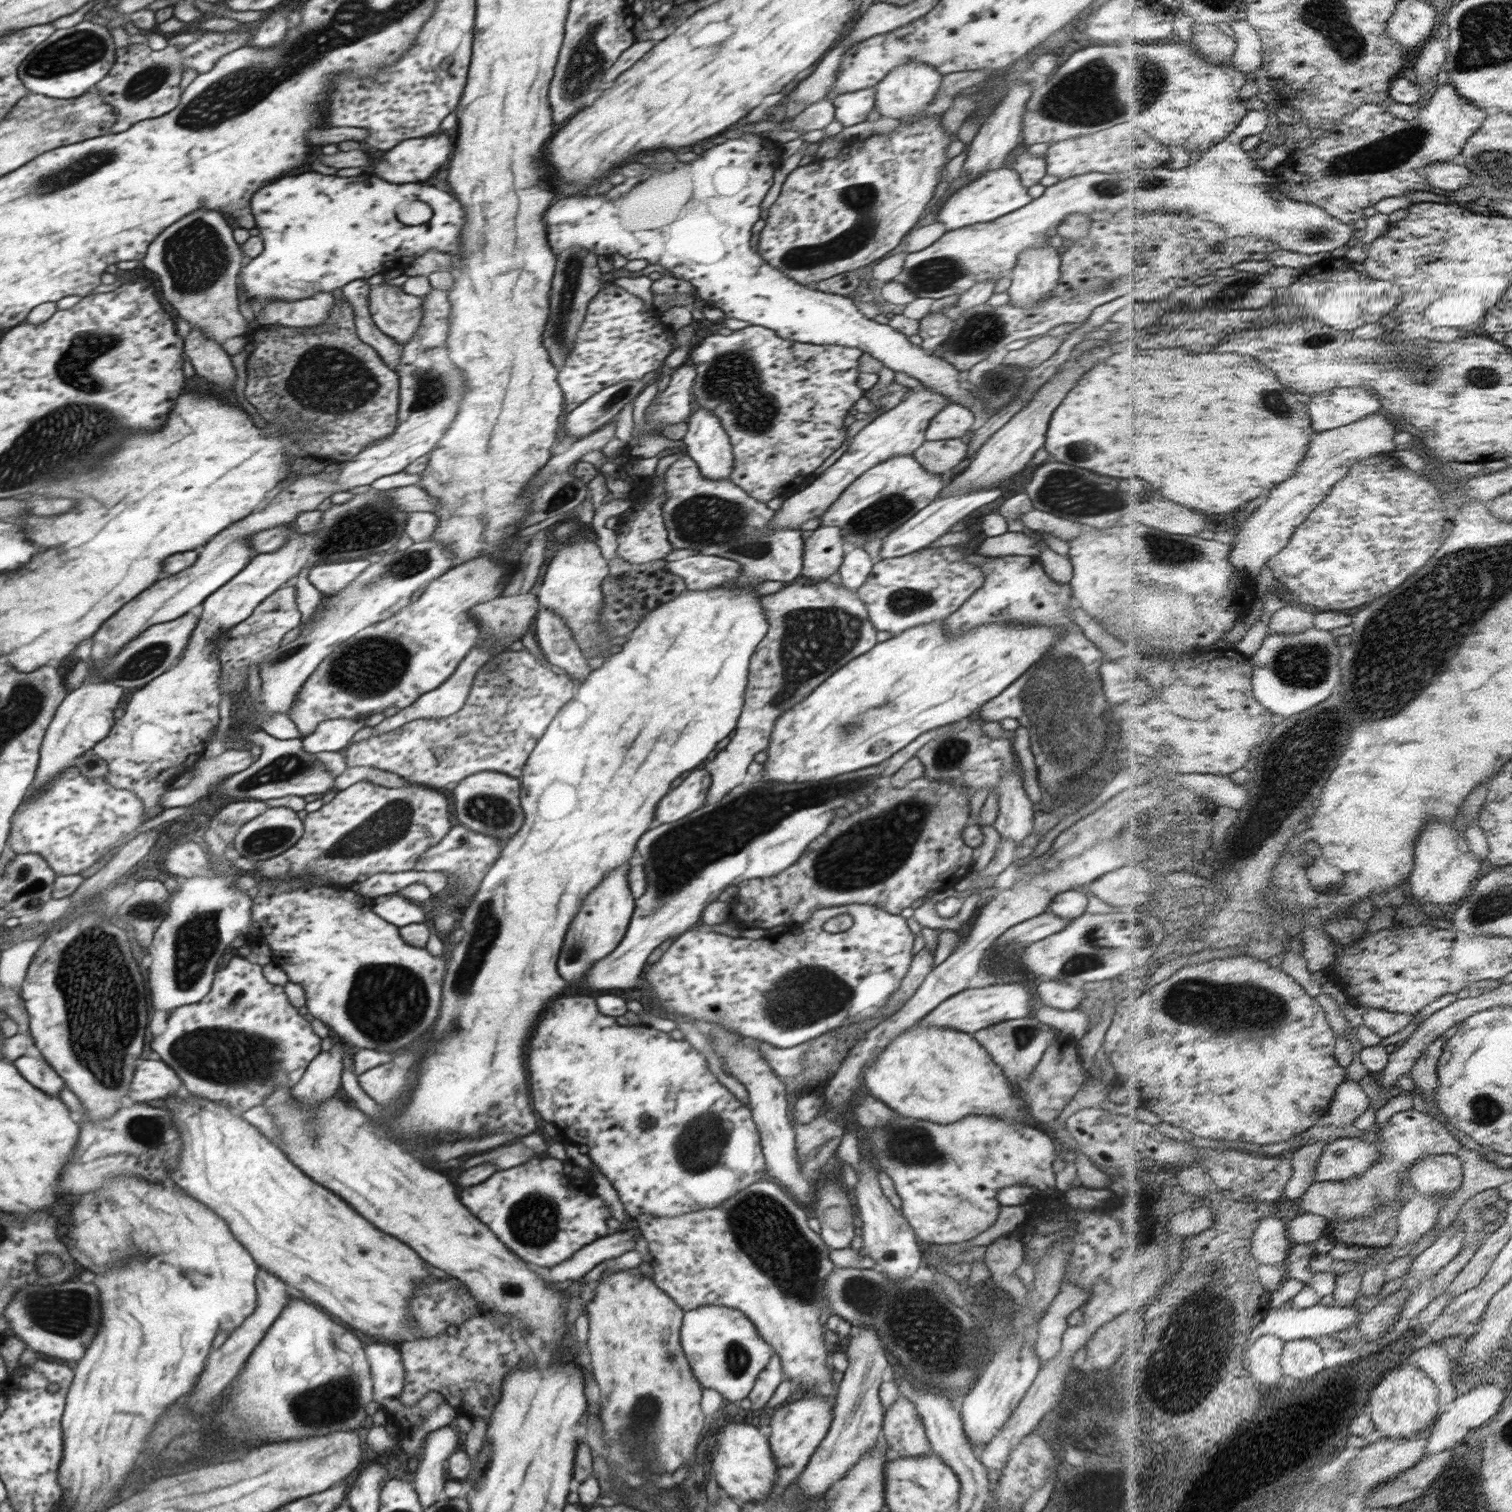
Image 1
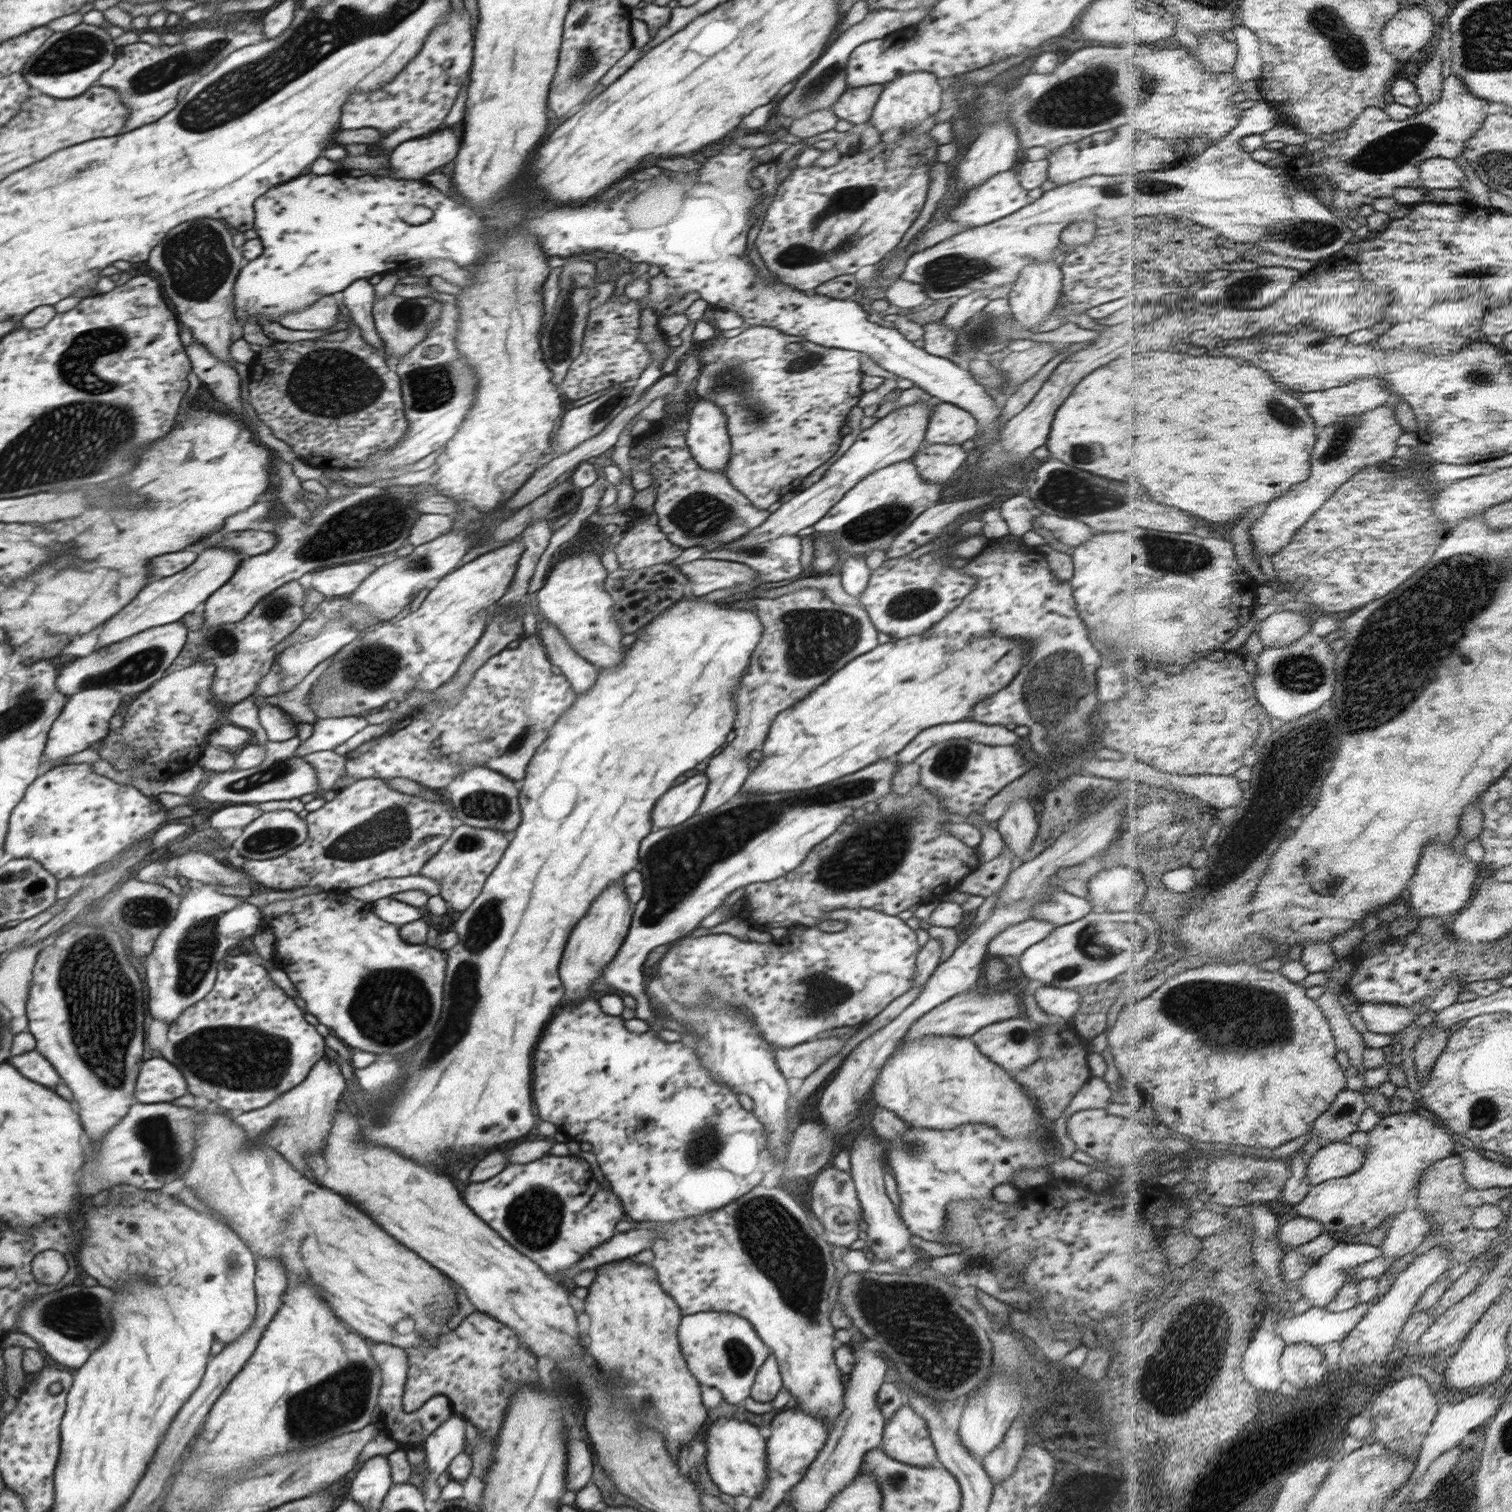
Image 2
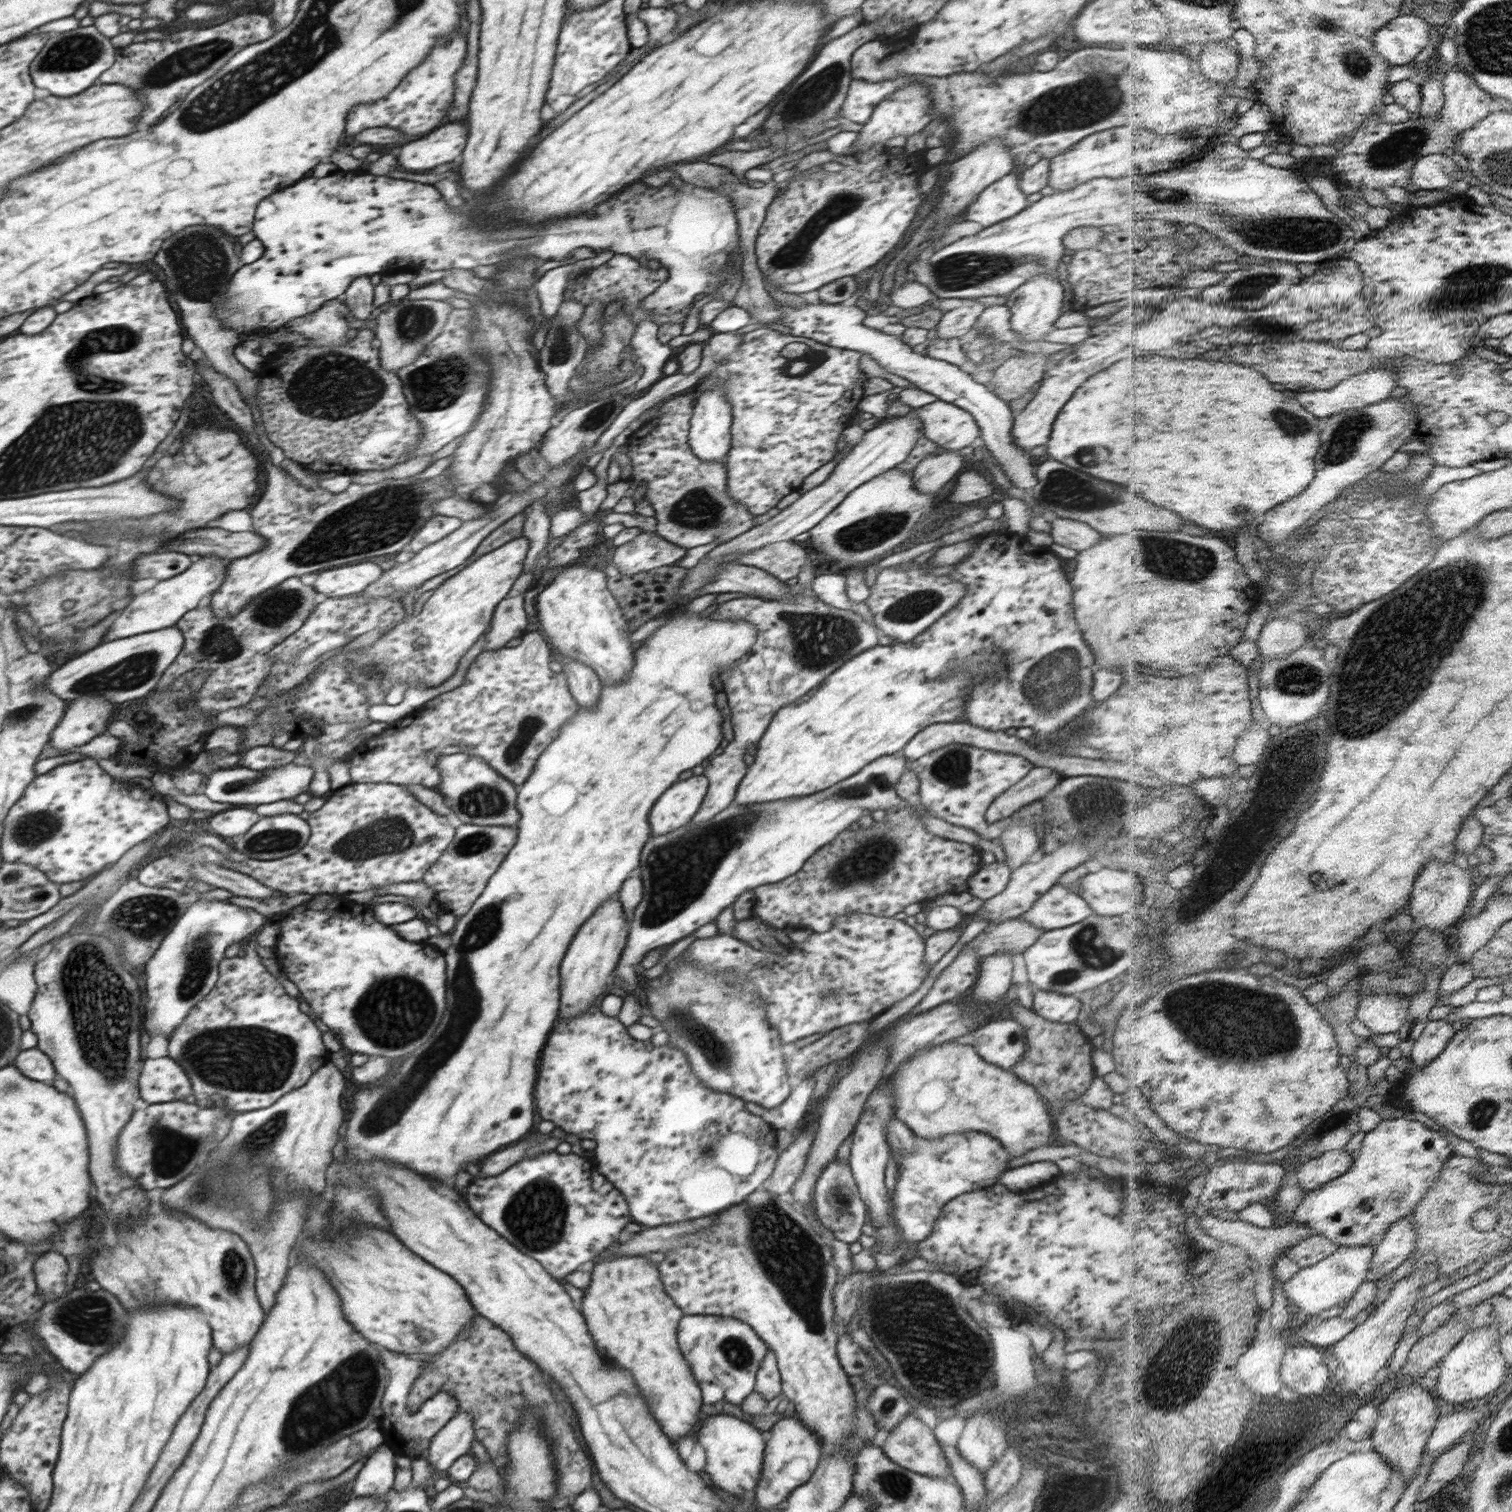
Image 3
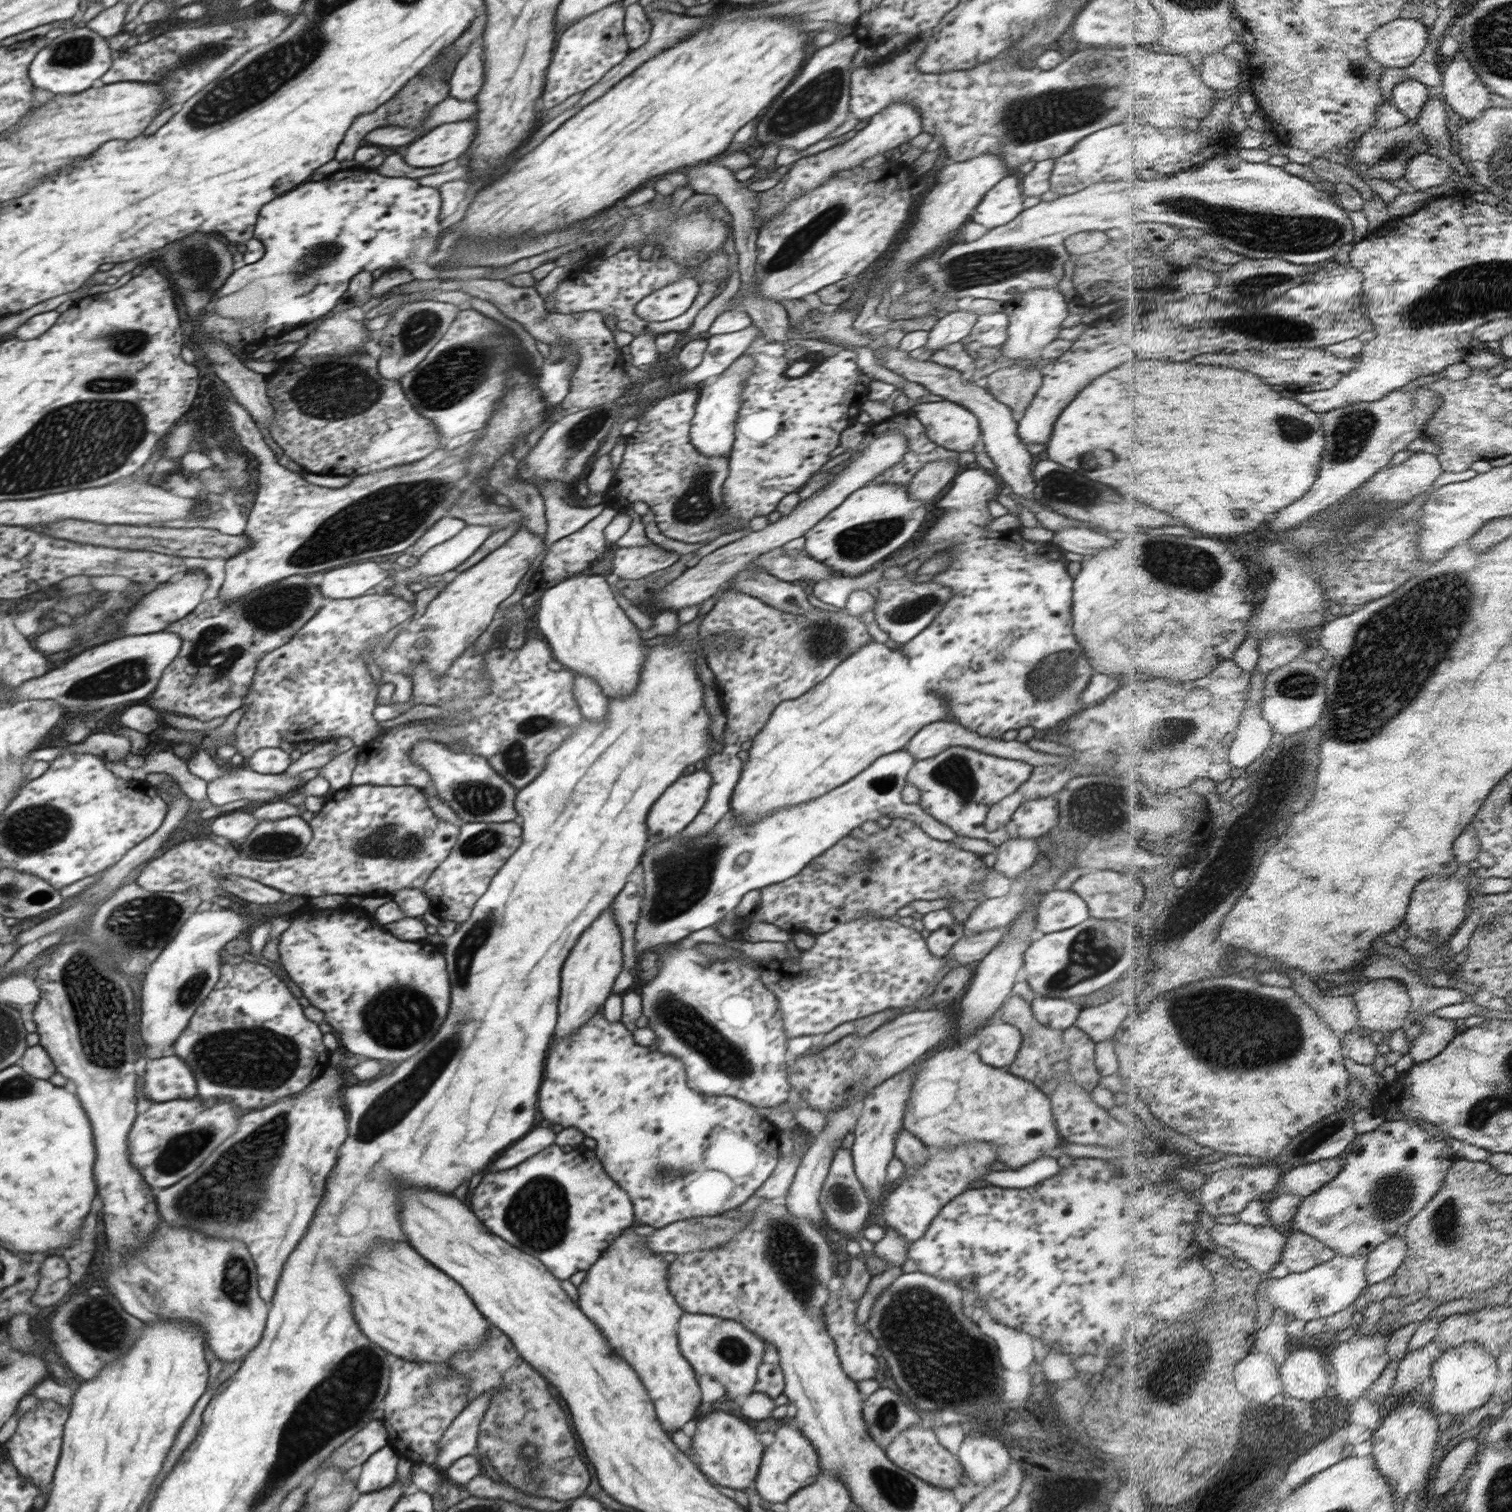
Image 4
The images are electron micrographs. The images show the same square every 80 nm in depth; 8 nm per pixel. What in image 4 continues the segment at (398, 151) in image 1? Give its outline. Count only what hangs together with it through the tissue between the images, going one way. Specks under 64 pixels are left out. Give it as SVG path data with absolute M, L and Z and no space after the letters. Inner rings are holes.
M470 120L442 124L406 148L404 160L416 168L432 168L460 158L472 144L476 126Z

